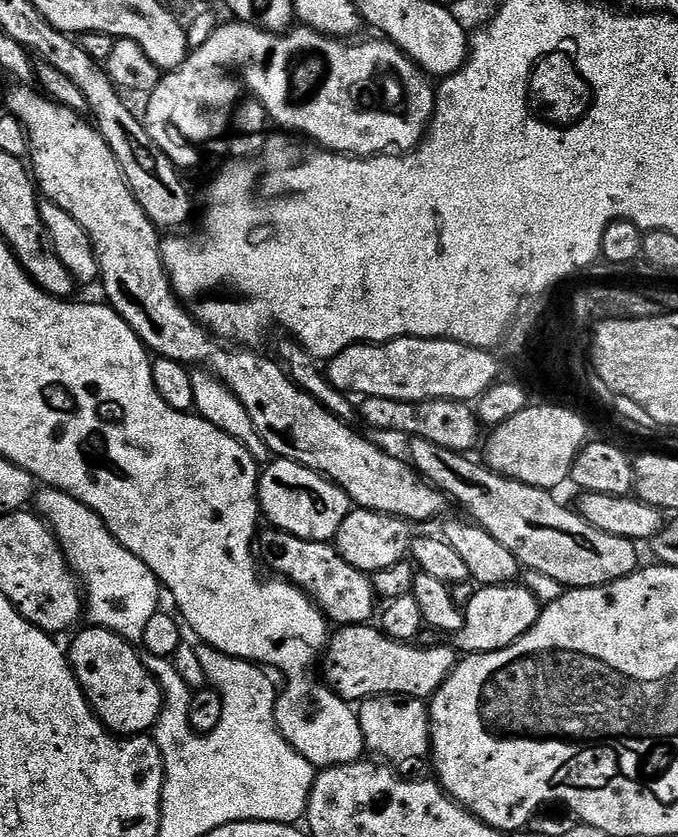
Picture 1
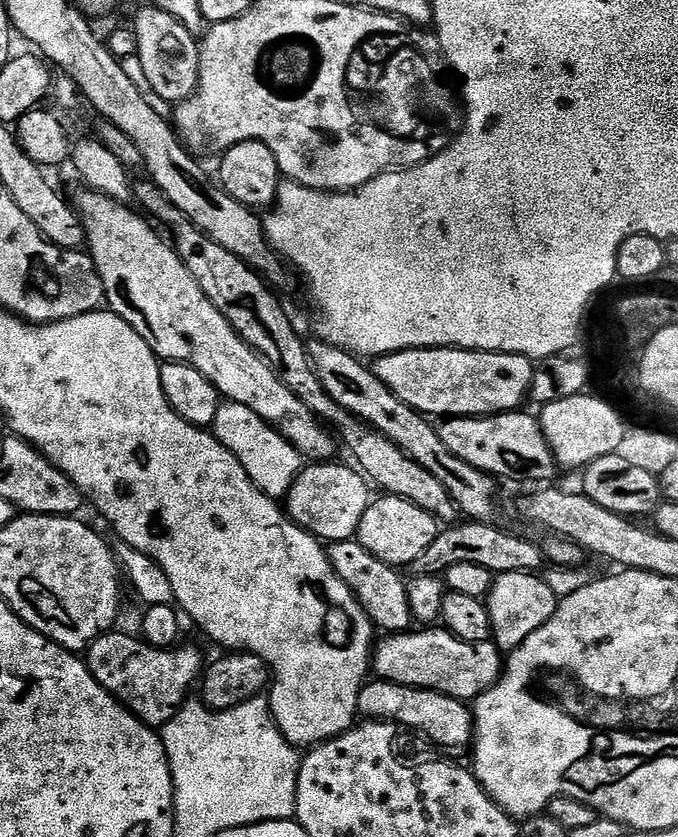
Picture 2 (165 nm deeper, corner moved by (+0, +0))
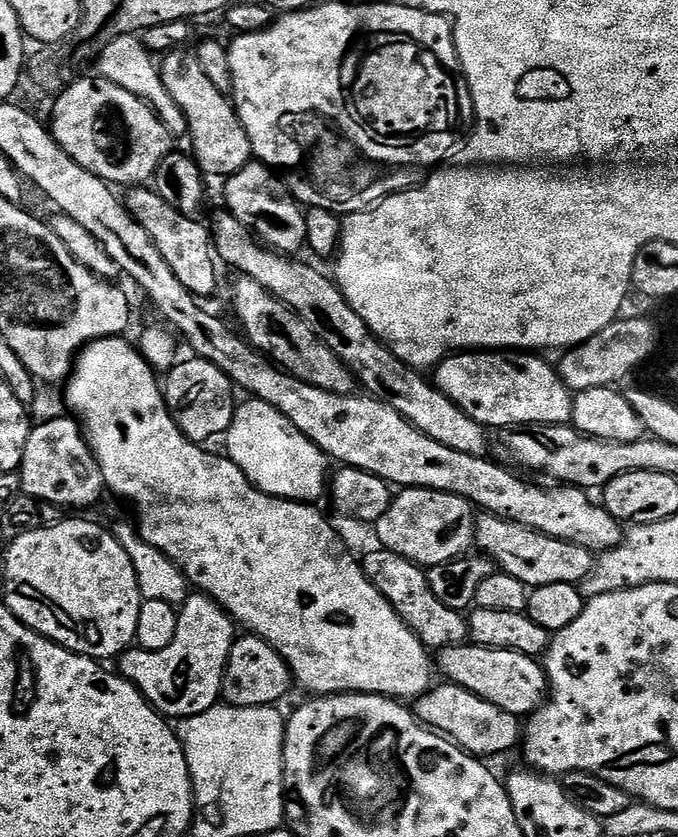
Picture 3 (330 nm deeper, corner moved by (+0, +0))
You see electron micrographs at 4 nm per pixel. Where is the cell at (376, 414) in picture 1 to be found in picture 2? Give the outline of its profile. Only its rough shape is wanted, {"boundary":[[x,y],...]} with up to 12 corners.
{"boundary":[[525,410],[449,416],[436,433],[493,478],[555,481],[540,421]]}

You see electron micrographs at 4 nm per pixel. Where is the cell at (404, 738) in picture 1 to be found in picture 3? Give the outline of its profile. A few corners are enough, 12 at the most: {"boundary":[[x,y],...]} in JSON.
{"boundary":[[451,682],[416,717],[477,758],[522,740],[521,717]]}

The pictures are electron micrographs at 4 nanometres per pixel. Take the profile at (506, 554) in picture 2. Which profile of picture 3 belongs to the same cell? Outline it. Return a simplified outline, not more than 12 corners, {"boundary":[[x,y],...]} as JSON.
{"boundary":[[492,513],[474,546],[528,588],[573,583],[596,563],[581,544]]}

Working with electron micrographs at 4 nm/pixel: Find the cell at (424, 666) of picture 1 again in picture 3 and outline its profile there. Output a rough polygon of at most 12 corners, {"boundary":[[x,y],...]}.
{"boundary":[[465,642],[439,649],[445,681],[524,718],[549,695],[543,663]]}

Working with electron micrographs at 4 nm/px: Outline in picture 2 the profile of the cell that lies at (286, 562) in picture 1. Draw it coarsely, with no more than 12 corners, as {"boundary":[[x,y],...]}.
{"boundary":[[355,538],[329,543],[332,569],[377,629],[414,621],[405,577]]}

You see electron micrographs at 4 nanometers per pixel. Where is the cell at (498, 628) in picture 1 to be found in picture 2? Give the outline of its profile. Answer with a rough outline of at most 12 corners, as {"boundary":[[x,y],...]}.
{"boundary":[[497,575],[486,597],[493,643],[518,647],[560,599],[543,577]]}

